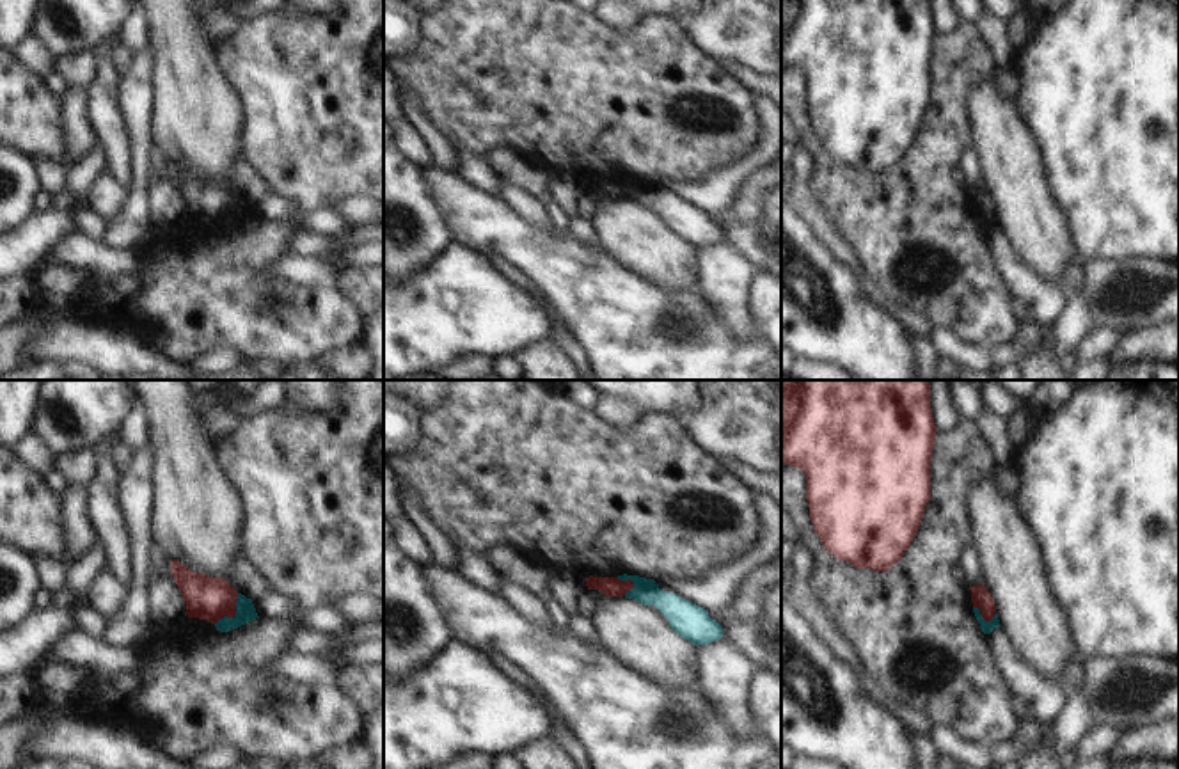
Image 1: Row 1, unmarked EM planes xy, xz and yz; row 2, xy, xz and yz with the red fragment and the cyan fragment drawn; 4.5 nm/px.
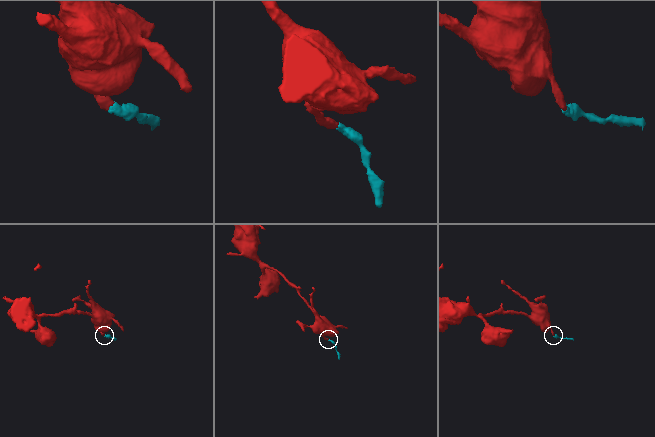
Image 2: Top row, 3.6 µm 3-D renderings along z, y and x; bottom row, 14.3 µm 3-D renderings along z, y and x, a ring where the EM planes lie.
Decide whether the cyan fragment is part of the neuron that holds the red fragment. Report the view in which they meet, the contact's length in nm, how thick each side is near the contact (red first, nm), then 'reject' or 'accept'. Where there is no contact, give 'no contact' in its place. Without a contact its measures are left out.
meets red in xy; contact 180 nm long; 200 nm thick on the red side, 90 nm on the other; reject

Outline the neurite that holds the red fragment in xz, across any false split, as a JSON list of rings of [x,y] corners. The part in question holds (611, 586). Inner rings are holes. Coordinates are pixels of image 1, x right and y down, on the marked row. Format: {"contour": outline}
{"contour": [[[586,577],[588,590],[598,590],[607,597],[623,597],[627,591],[634,588],[634,583],[620,581],[618,577]]]}

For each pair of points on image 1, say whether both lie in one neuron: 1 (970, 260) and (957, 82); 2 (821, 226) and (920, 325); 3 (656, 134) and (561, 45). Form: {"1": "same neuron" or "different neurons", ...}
{"1": "same neuron", "2": "same neuron", "3": "same neuron"}

